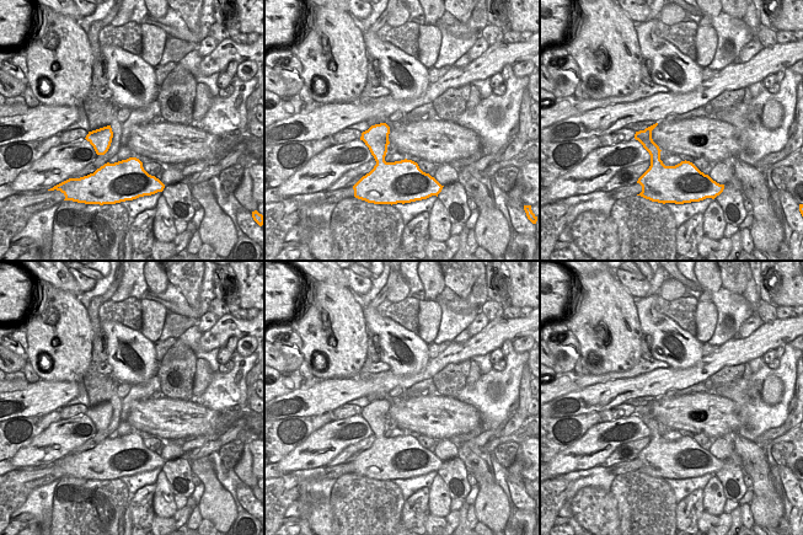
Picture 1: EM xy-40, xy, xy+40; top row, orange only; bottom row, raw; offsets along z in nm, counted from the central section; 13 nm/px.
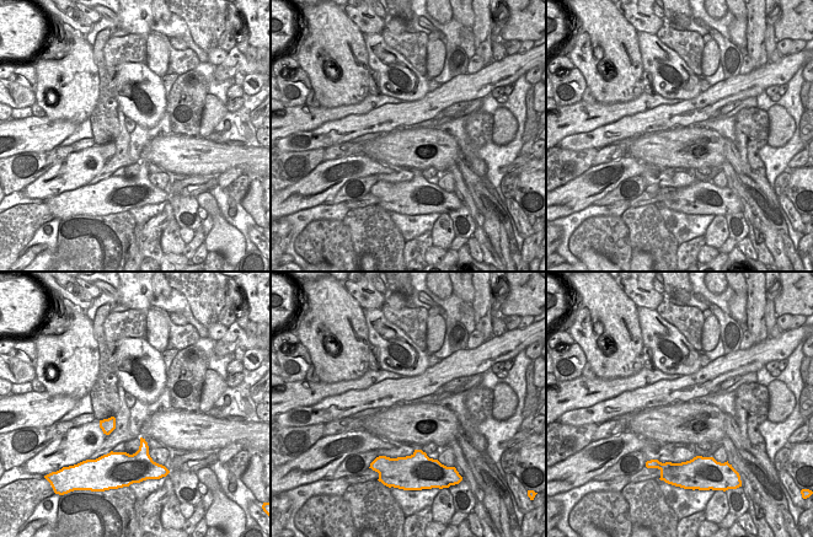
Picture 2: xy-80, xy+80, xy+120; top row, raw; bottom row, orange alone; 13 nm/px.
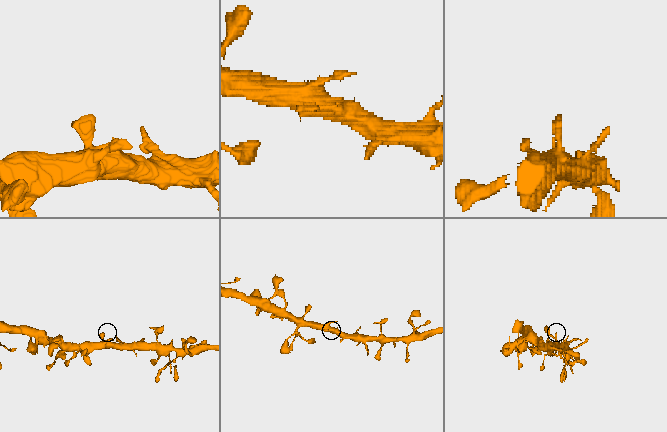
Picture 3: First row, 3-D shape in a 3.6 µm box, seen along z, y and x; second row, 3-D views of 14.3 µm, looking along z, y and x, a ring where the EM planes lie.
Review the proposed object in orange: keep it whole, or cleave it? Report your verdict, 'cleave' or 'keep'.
keep

